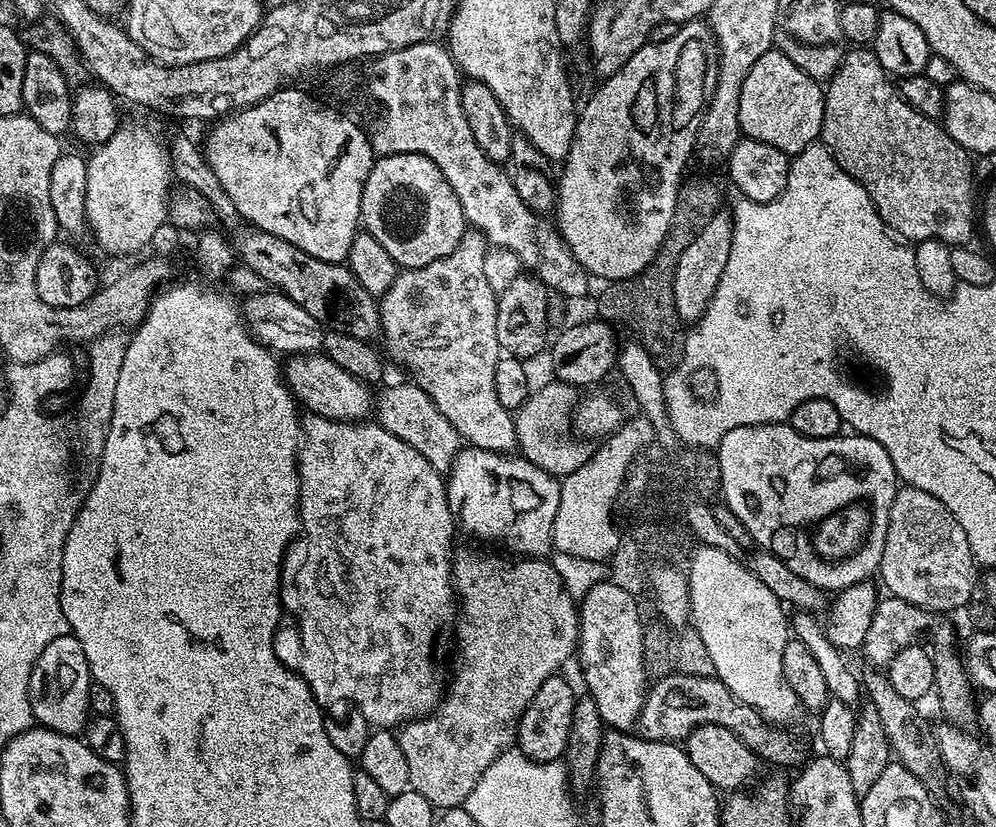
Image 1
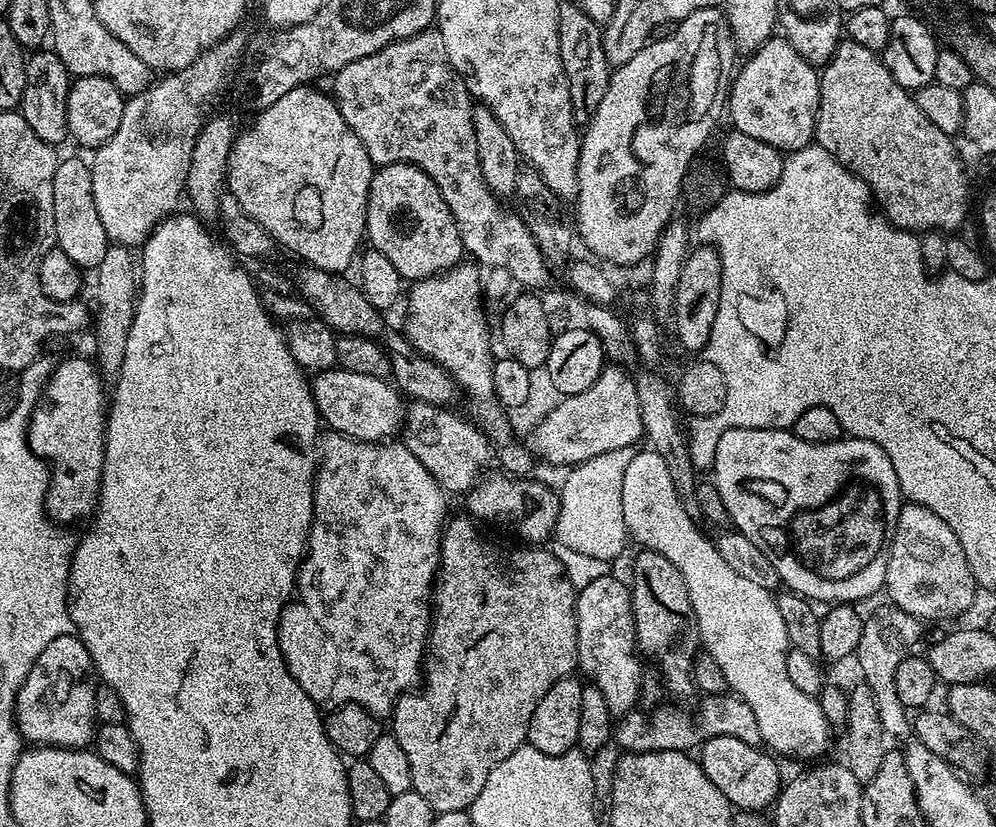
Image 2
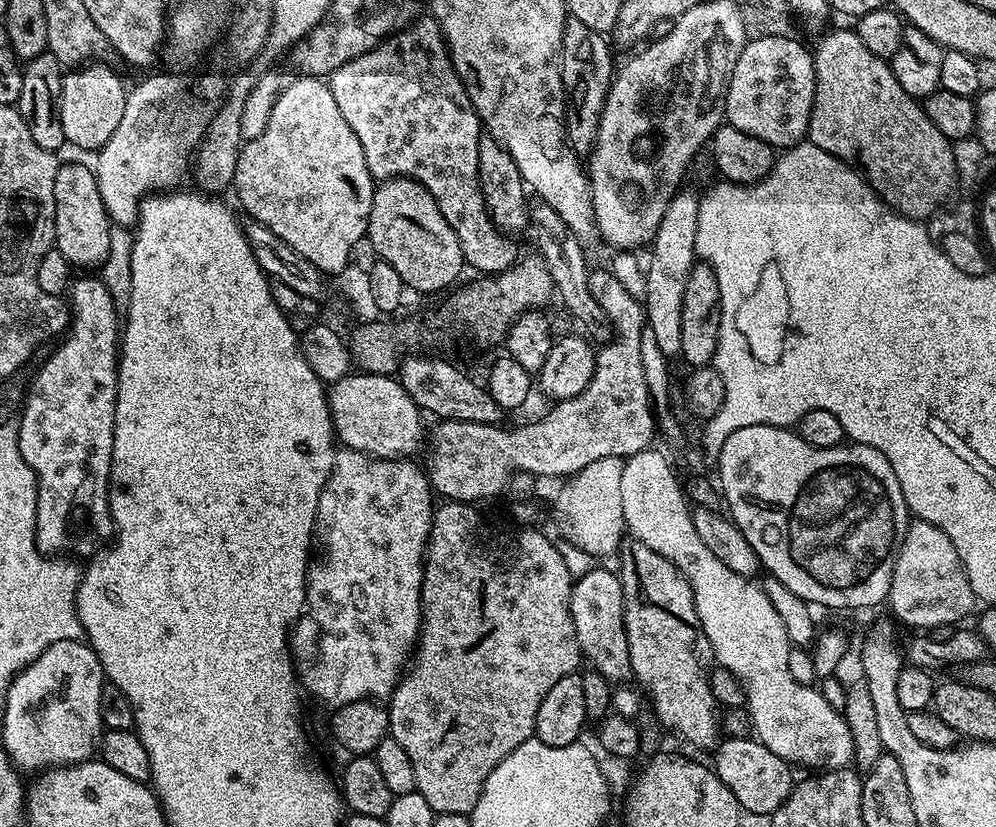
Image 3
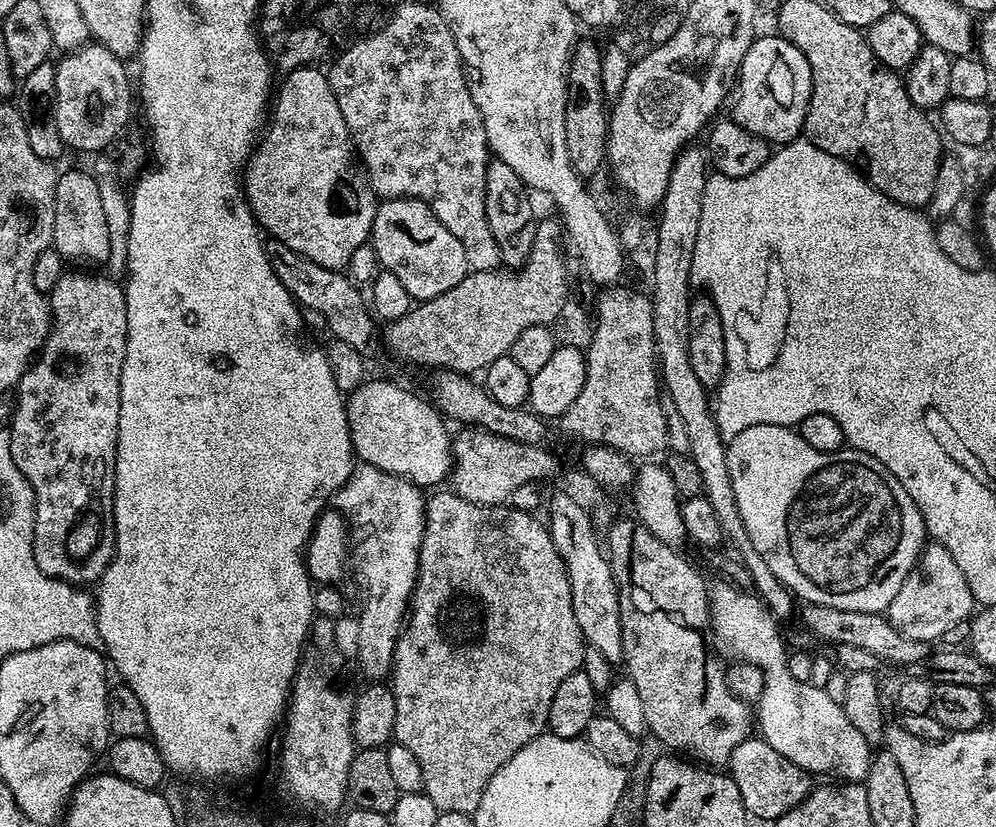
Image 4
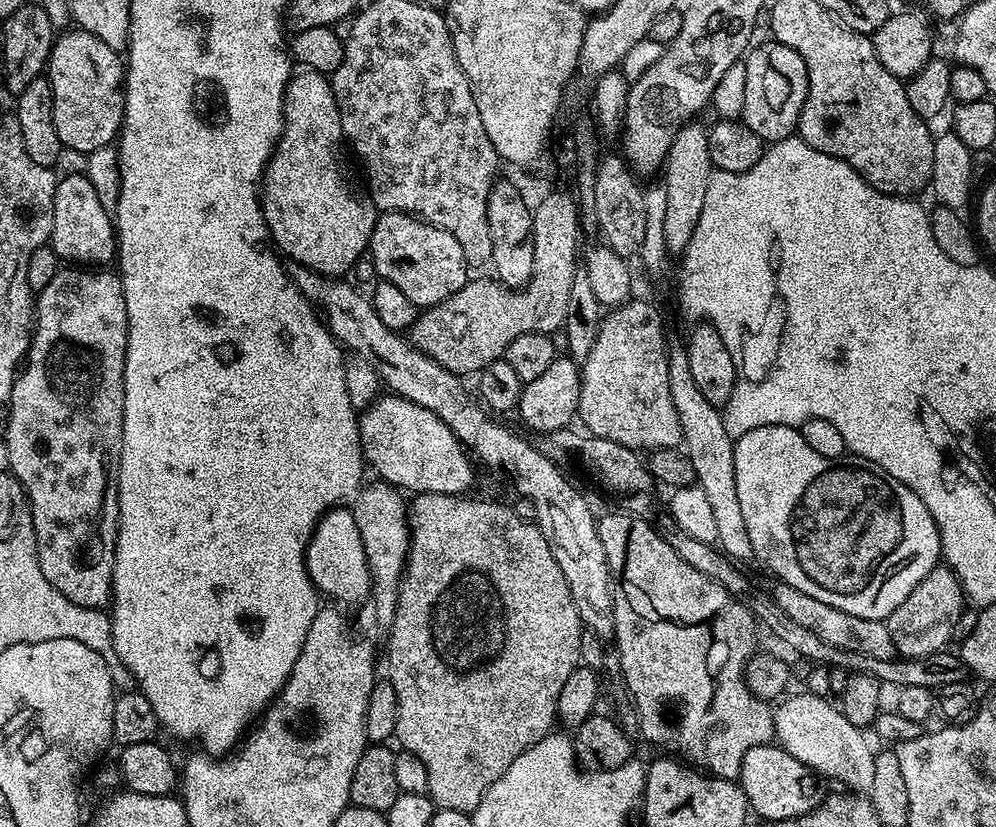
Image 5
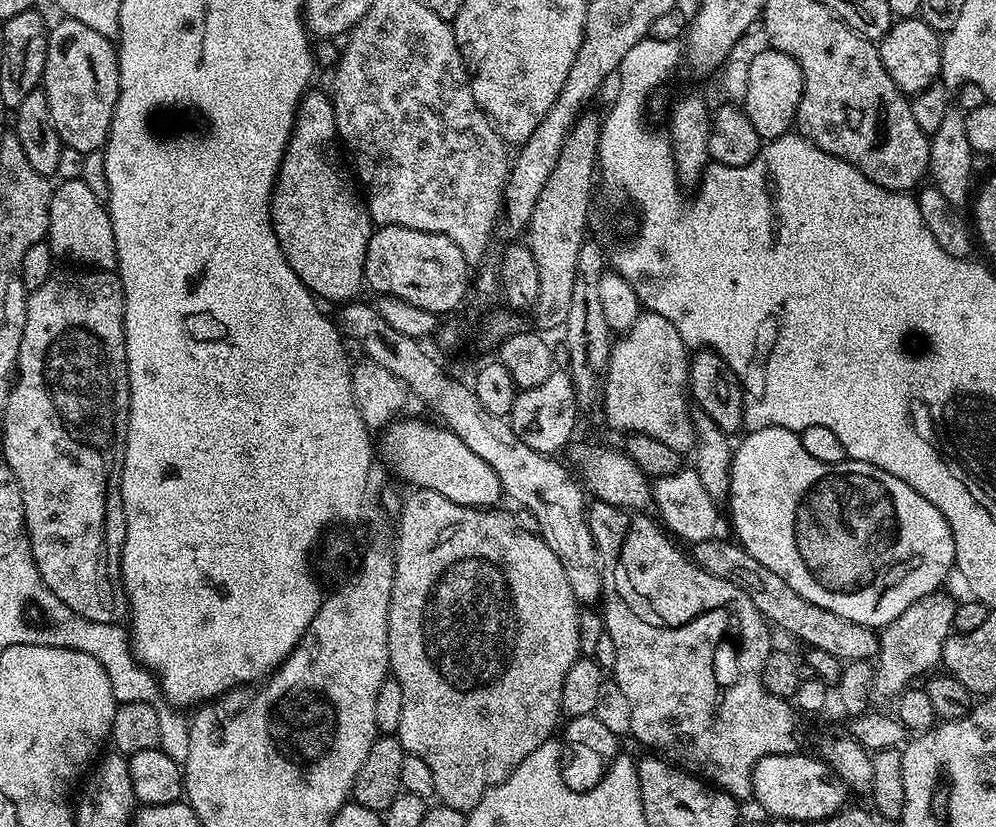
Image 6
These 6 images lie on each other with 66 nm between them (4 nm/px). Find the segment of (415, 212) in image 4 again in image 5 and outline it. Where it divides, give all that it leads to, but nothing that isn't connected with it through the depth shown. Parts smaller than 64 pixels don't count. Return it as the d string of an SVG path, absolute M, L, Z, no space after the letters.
M407 212L377 215L370 241L370 256L371 252L372 264L377 272L375 275L398 286L398 290L402 290L402 294L406 294L406 298L410 298L410 302L414 302L420 310L450 298L450 294L462 290L470 279L470 266L465 262L462 246L458 246L454 234Z

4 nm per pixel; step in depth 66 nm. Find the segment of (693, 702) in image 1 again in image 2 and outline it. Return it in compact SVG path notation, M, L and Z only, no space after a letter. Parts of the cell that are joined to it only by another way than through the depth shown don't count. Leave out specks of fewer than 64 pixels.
M721 694L719 696L705 695L704 701L696 708L696 717L693 718L684 708L676 704L664 702L652 712L645 713L639 710L628 712L619 717L614 724L614 740L629 752L661 752L674 750L688 752L693 746L699 746L712 736L738 738L738 742L759 745L761 738L758 726L755 724L754 713L744 700L735 694Z

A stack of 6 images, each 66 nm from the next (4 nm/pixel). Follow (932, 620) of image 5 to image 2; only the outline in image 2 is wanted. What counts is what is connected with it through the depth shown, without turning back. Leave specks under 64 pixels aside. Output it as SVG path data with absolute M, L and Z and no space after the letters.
M905 503L898 514L896 529L888 546L888 565L884 588L887 599L897 608L914 614L922 622L948 620L960 616L976 600L978 585L966 562L966 550L958 542L958 534L921 504Z

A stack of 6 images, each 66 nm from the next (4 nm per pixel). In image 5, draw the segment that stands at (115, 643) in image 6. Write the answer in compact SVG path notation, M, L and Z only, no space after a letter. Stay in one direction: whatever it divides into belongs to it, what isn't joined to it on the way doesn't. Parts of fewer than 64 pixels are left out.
M32 576L32 584L28 584L28 616L32 616L32 642L46 642L54 638L83 640L86 646L90 646L90 650L98 650L98 654L102 654L112 675L113 685L120 692L133 691L132 671L123 664L114 650L112 617L107 611L78 606L70 602L66 594L54 590L54 586L50 586L44 576Z

